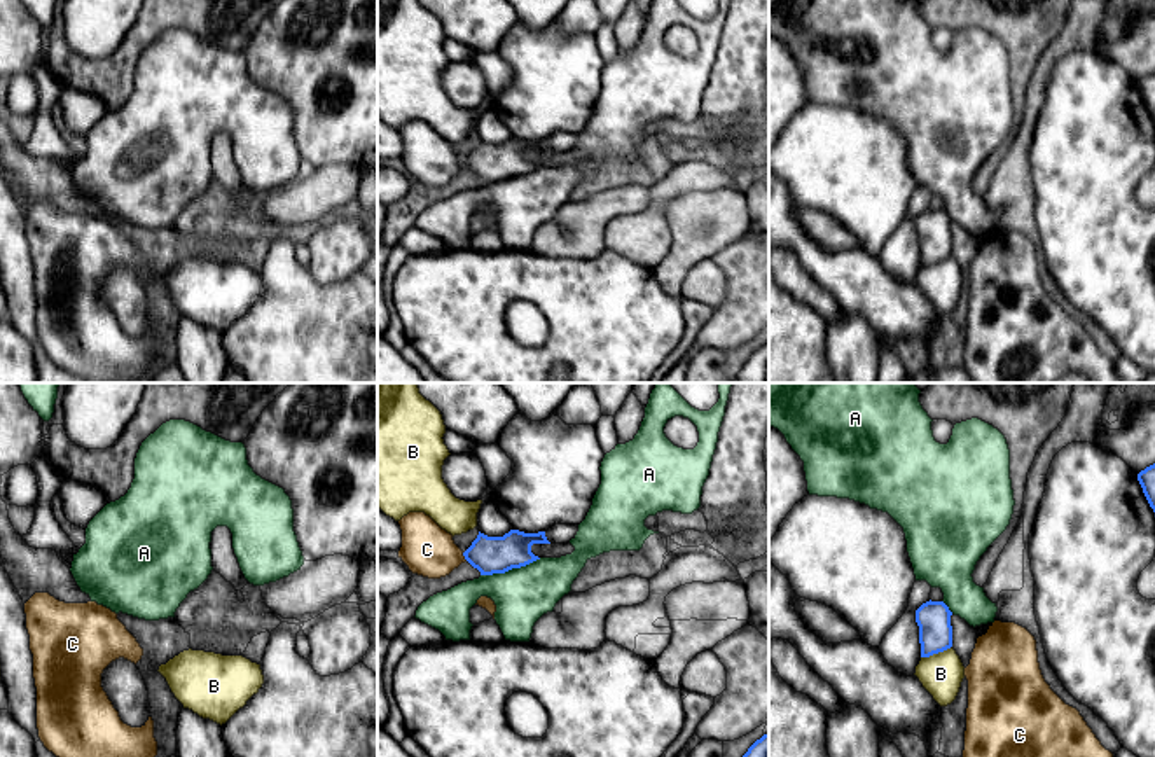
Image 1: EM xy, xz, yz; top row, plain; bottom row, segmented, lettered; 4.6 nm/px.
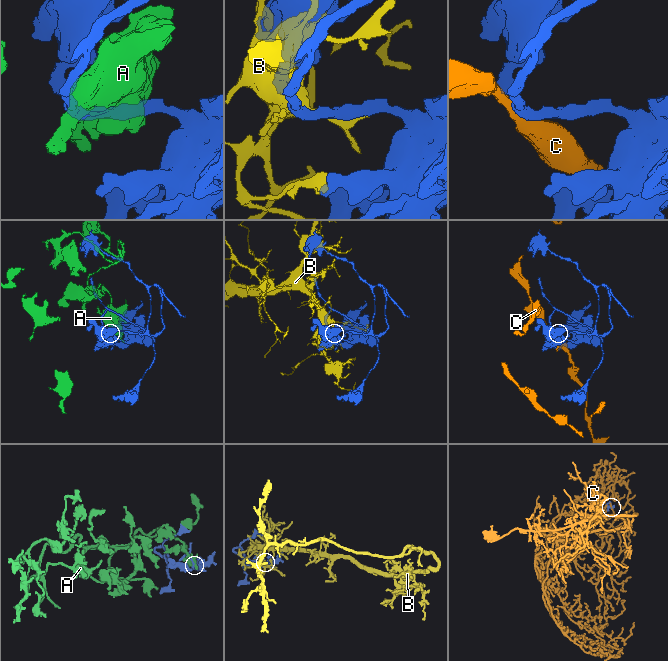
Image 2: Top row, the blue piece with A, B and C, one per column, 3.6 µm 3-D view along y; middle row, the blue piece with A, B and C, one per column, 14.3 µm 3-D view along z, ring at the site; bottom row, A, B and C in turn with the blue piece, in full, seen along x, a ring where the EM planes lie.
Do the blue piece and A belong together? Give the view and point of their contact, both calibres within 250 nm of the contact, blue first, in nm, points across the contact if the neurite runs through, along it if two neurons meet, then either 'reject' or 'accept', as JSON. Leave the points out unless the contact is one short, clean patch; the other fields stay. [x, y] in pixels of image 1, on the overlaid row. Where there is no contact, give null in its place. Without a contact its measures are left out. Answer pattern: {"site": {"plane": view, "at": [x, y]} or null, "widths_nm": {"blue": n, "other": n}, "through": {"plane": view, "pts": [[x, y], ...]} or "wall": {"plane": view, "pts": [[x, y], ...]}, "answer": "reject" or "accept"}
{"site": {"plane": "xz", "at": [511, 569]}, "widths_nm": {"blue": 180, "other": 260}, "answer": "accept"}

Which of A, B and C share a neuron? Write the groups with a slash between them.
A / B / C

